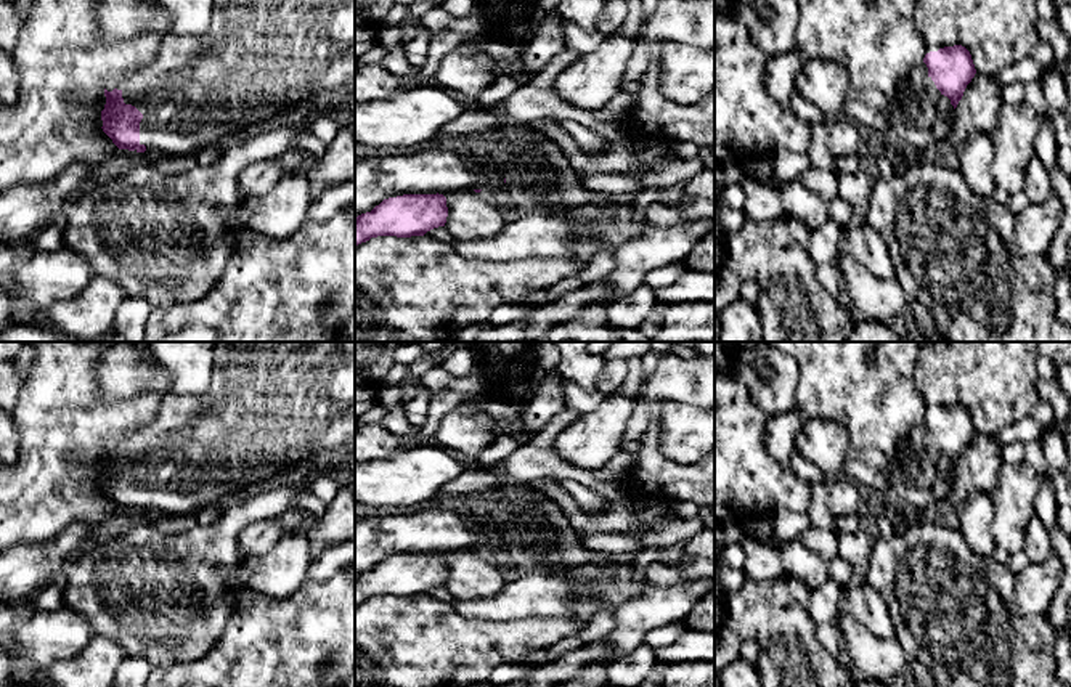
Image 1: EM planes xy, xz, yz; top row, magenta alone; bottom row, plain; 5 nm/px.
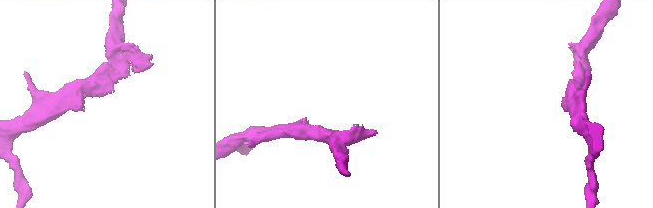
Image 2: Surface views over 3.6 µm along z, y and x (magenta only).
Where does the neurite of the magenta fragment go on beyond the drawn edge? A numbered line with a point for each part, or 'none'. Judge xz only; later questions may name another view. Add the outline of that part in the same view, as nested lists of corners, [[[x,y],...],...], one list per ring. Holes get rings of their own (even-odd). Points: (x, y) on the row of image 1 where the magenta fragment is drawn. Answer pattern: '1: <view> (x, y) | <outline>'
none

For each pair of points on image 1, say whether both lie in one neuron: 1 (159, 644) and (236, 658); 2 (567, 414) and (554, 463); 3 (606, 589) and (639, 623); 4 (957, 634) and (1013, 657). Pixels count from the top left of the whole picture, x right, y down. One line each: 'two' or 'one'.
1: two
2: one
3: two
4: one

